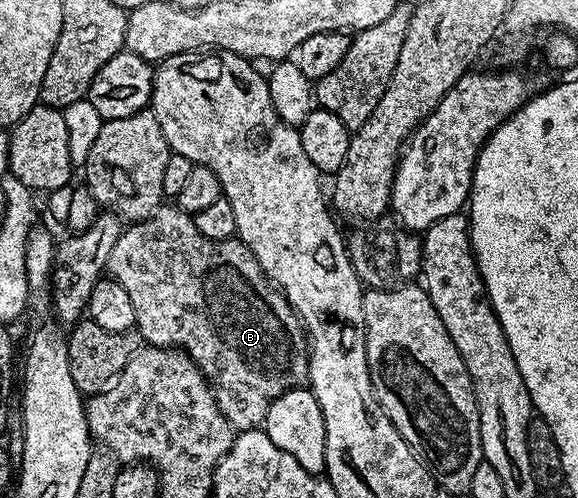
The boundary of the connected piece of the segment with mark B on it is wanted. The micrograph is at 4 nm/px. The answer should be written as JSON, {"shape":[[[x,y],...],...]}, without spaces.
{"shape":[[[161,205],[148,219],[142,219],[139,223],[125,226],[121,230],[114,249],[110,249],[106,271],[111,278],[118,281],[118,285],[122,285],[122,289],[126,289],[126,293],[130,293],[130,301],[134,305],[136,314],[136,327],[141,340],[154,347],[179,347],[181,351],[188,354],[196,362],[204,378],[211,383],[212,390],[216,393],[216,403],[220,407],[220,412],[224,414],[226,421],[230,421],[230,425],[237,432],[259,428],[264,422],[269,403],[273,403],[282,393],[295,387],[303,387],[308,383],[308,340],[304,325],[296,312],[292,310],[287,297],[281,291],[277,291],[274,284],[268,280],[262,265],[258,265],[254,253],[250,253],[250,249],[240,238],[210,241],[210,237],[202,237],[202,233],[198,233],[195,218],[187,215],[181,207]]]}

